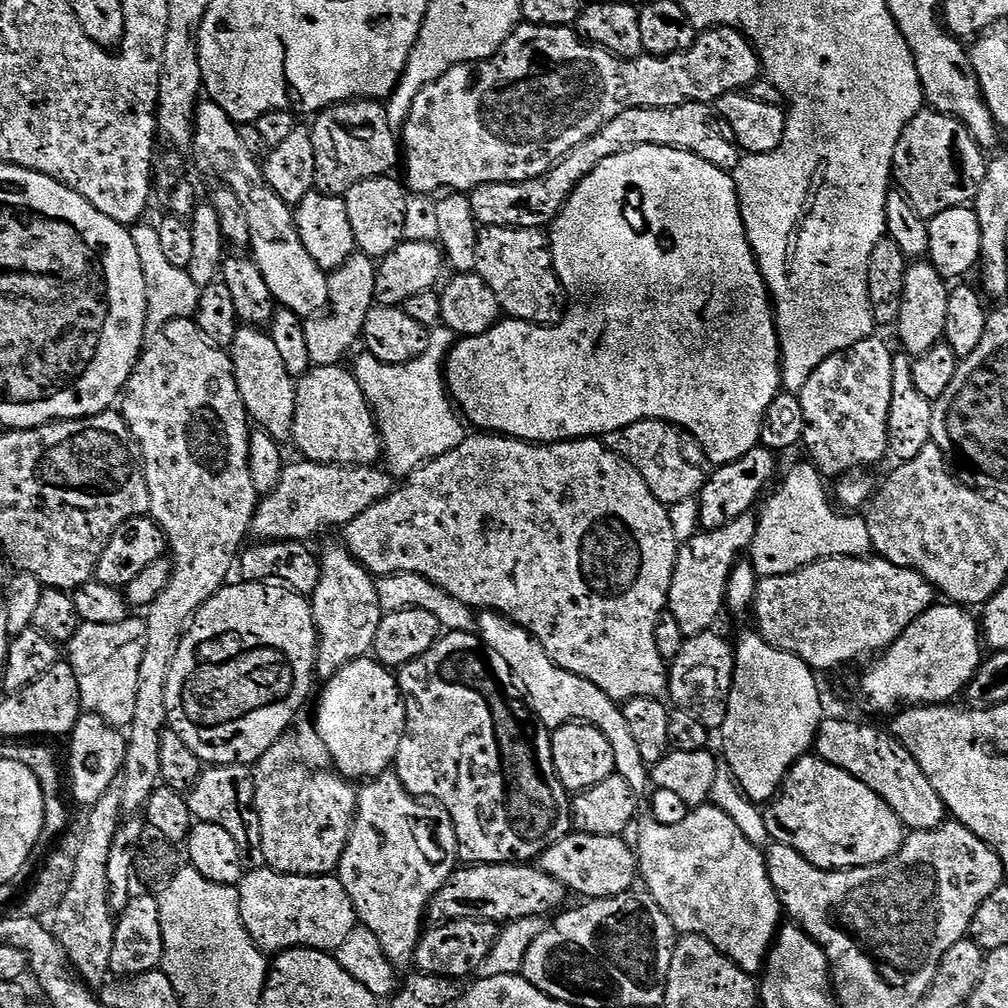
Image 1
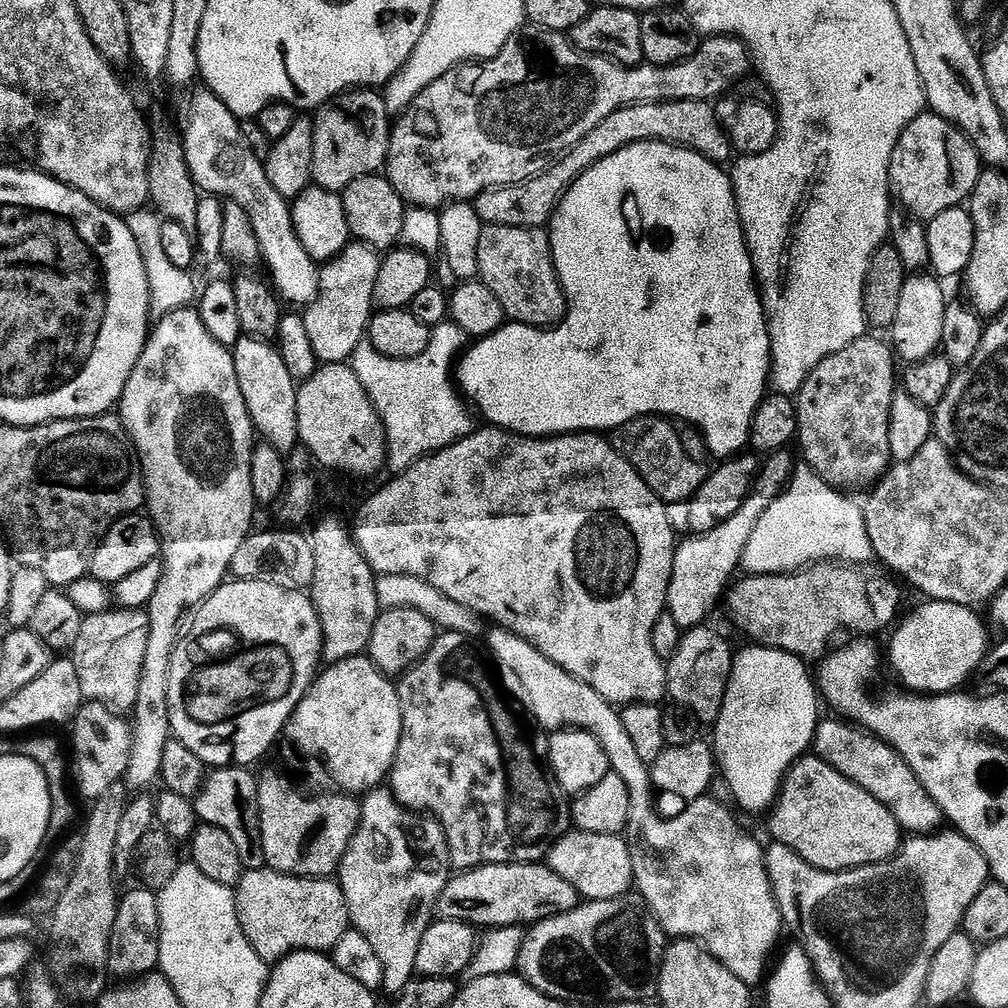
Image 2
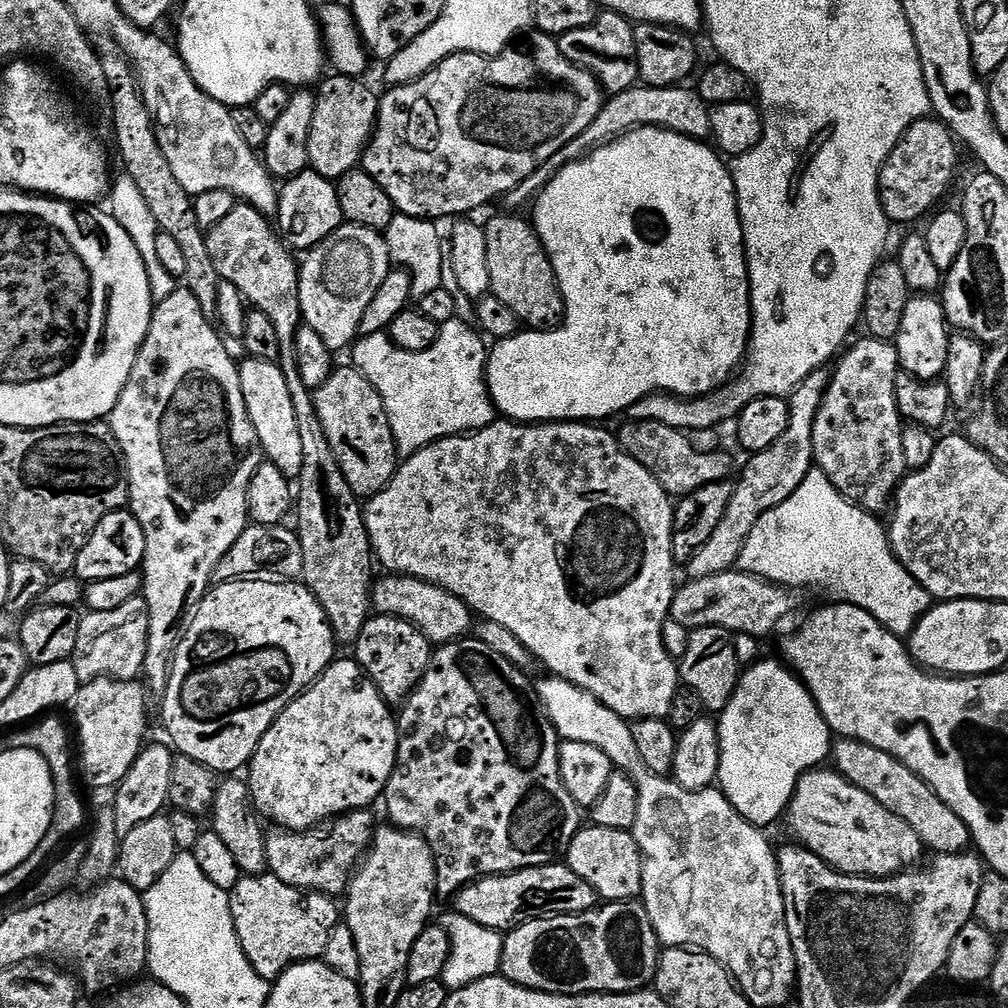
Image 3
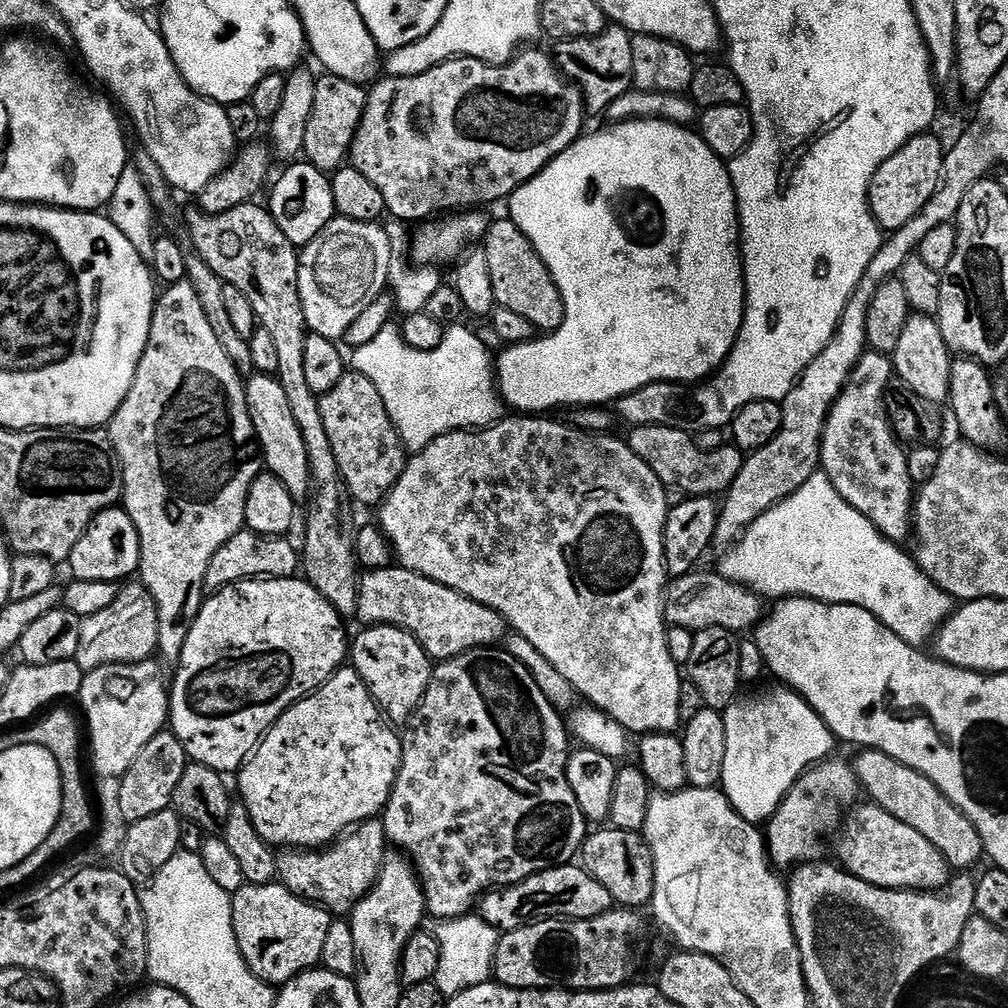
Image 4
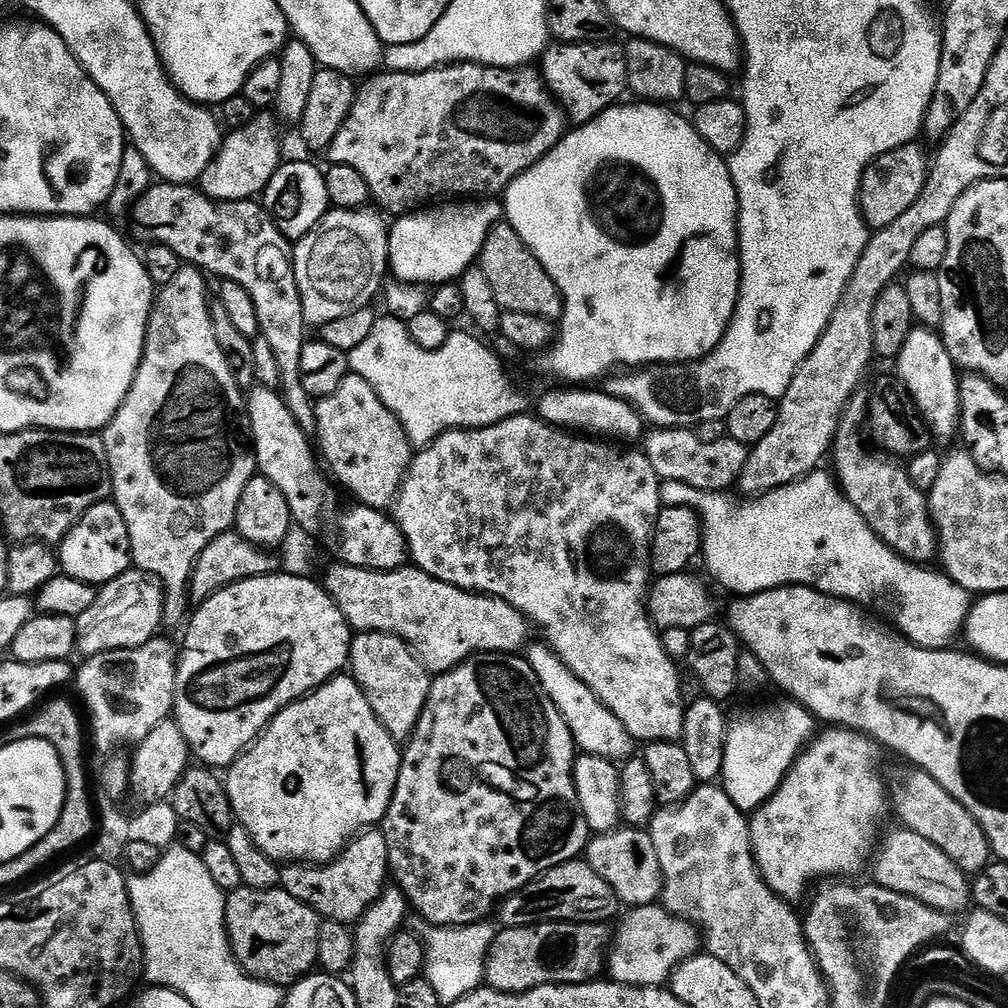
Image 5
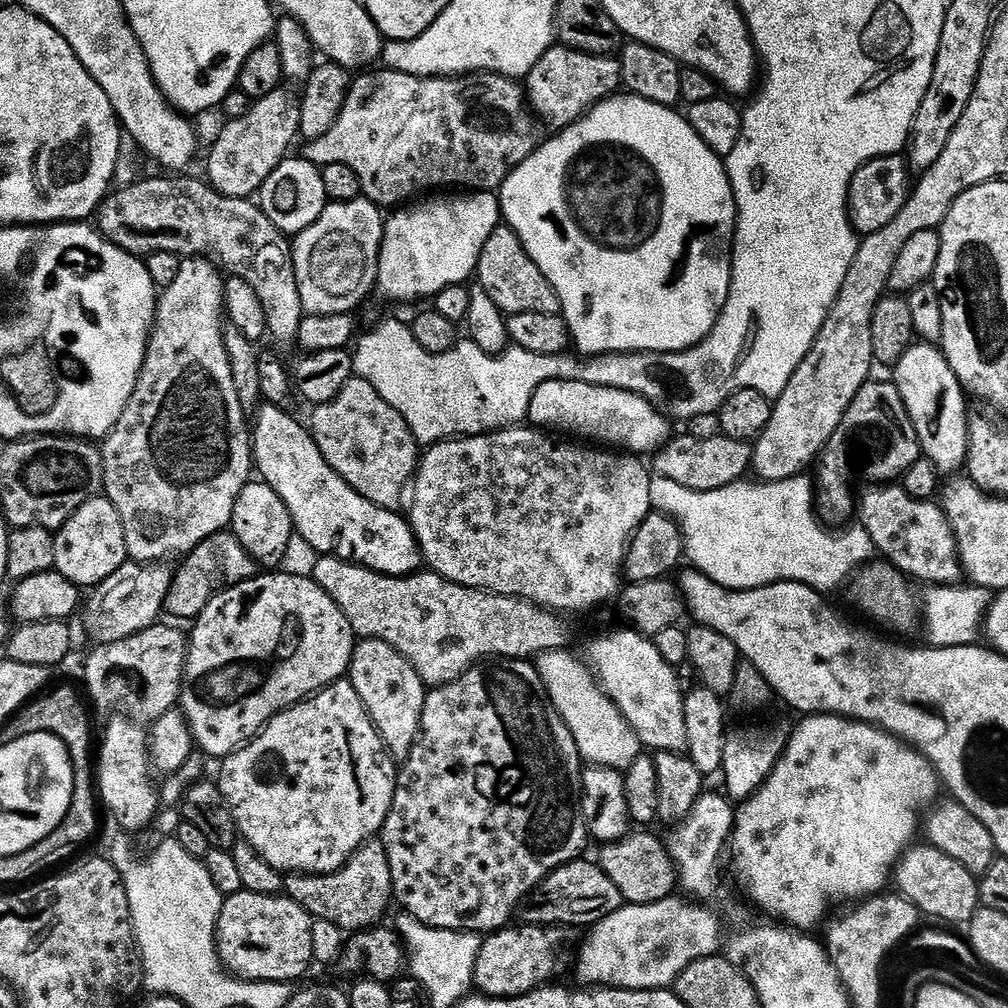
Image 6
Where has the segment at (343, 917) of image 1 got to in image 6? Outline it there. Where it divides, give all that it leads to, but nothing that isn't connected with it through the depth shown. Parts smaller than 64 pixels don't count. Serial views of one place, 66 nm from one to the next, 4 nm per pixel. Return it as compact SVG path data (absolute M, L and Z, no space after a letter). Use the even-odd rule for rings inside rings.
M243 891L229 896L216 927L220 959L225 968L241 980L265 984L297 982L314 964L313 919L303 906L286 894L267 896Z

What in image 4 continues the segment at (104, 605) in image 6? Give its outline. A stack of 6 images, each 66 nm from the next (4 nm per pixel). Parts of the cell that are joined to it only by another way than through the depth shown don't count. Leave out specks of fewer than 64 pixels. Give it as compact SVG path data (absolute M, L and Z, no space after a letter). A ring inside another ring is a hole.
M128 582L121 587L115 602L106 606L106 610L83 617L76 661L84 673L107 664L137 664L157 651L157 642L158 610L154 598L143 584Z

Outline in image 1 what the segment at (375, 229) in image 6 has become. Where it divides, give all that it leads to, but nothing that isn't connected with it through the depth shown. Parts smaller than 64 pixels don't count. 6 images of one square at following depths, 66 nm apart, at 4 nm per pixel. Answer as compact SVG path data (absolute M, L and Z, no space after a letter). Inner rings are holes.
M353 254L341 268L331 269L328 276L328 306L323 314L304 320L306 346L317 368L337 366L340 360L363 337L366 314L374 306L374 282L378 264L371 256Z

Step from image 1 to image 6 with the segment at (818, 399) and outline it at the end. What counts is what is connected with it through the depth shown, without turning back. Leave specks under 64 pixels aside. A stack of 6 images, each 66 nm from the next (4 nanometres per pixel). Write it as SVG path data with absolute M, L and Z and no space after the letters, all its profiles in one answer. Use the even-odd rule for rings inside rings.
M896 482L869 489L858 500L858 524L866 530L866 534L870 534L873 549L879 555L881 552L885 561L913 581L925 580L923 583L928 586L961 583L962 569L956 535L943 507L932 500L914 499Z

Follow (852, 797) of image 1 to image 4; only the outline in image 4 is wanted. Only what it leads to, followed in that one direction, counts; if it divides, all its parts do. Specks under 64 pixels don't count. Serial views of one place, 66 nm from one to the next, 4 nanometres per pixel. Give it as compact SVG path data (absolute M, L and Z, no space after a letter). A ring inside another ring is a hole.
M857 803L843 817L839 832L835 859L839 867L862 882L870 882L879 888L911 888L918 892L944 890L950 883L947 858L934 846L930 846L930 842L926 842L926 838L922 838L914 826L898 822L894 814L882 810L877 804Z

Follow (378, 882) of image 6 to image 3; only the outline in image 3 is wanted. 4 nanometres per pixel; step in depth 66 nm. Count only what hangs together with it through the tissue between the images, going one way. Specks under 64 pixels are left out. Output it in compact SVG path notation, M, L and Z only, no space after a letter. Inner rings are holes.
M368 810L346 812L311 830L294 832L291 828L273 827L266 836L266 854L268 855L268 872L277 876L286 886L299 888L301 892L323 892L325 896L340 898L347 893L348 882L356 871L362 857L372 844L372 833L376 831L378 822L372 818Z

